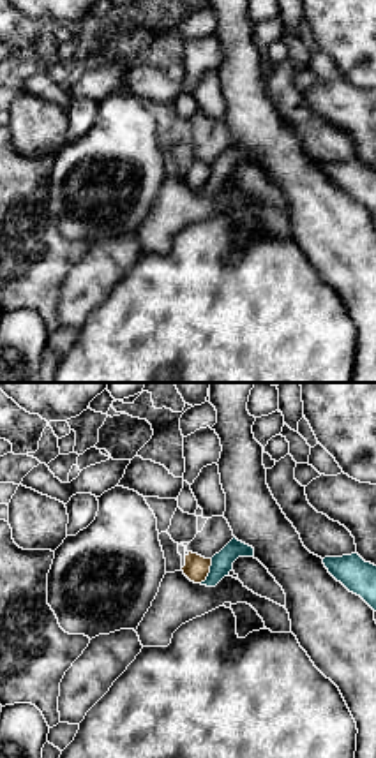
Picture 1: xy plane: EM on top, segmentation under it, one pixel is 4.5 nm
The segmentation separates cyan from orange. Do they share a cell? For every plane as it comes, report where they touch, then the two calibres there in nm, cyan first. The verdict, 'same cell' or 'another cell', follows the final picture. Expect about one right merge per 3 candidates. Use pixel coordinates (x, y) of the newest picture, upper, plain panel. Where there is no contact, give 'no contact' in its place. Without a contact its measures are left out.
(210, 177) | 100/120 nm

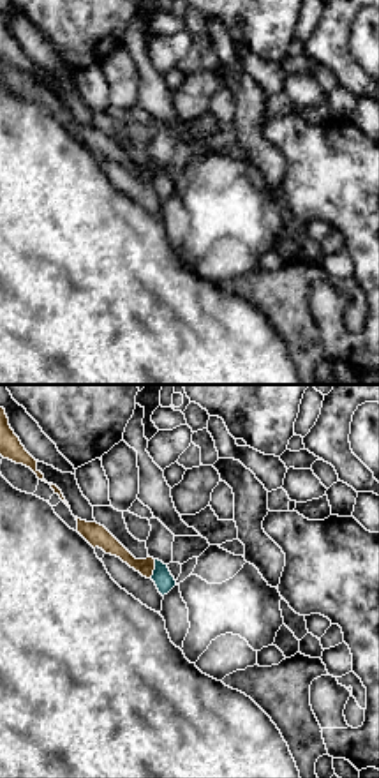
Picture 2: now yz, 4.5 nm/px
(156, 173) | 90/80 nm

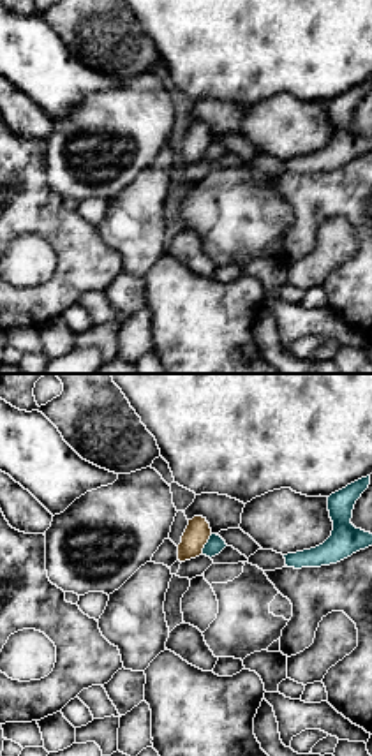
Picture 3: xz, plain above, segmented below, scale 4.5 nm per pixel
(205, 150) | 80/120 nm

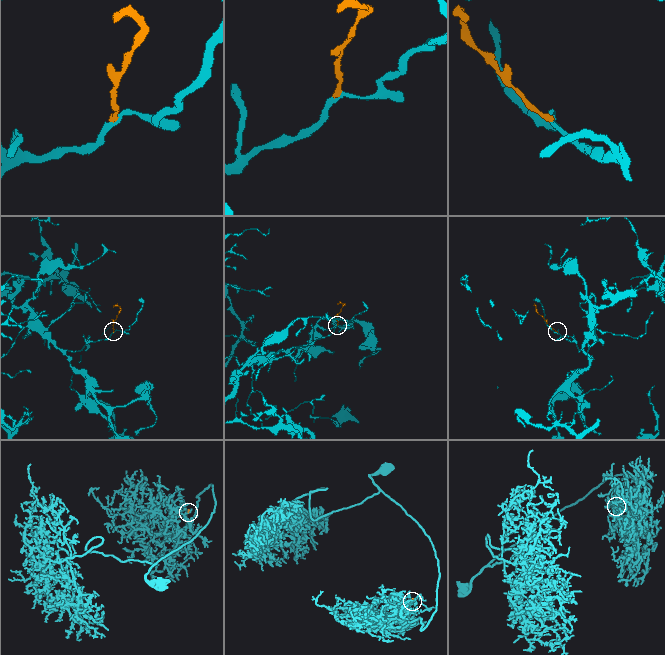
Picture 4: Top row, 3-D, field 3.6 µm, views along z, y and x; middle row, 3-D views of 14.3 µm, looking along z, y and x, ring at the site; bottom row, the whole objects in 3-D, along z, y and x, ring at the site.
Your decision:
another cell

